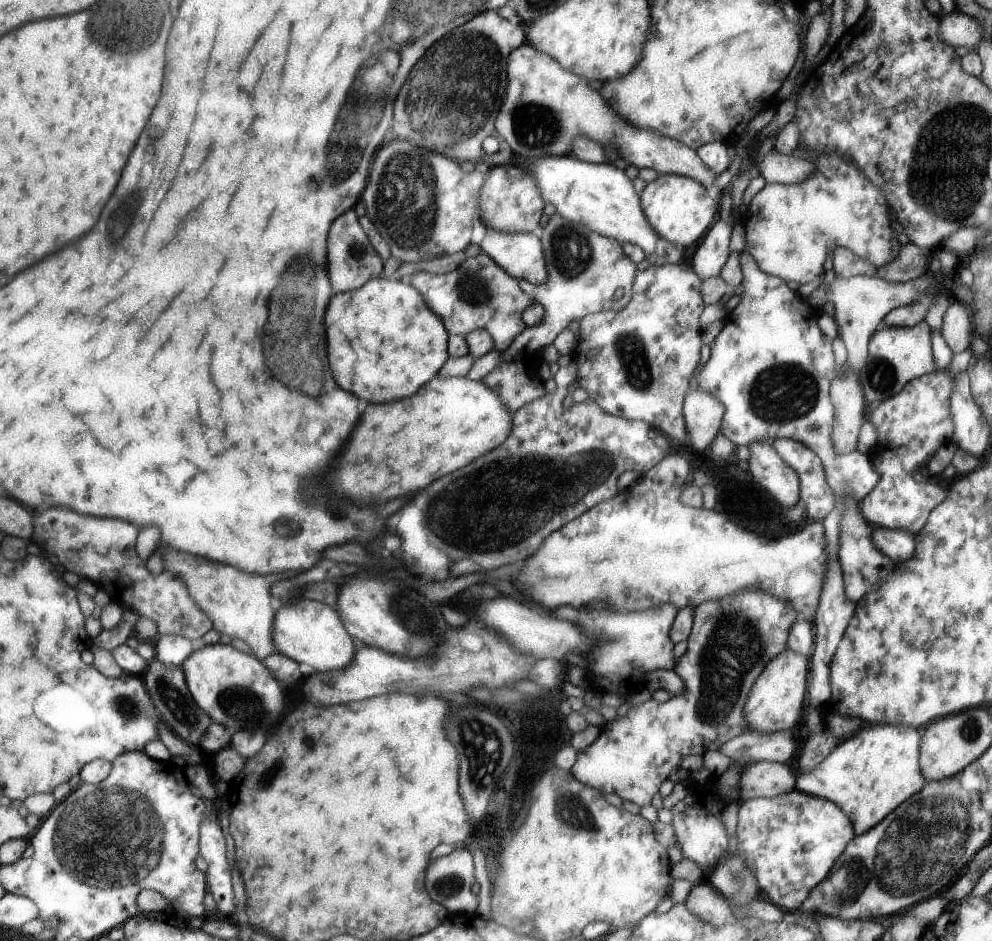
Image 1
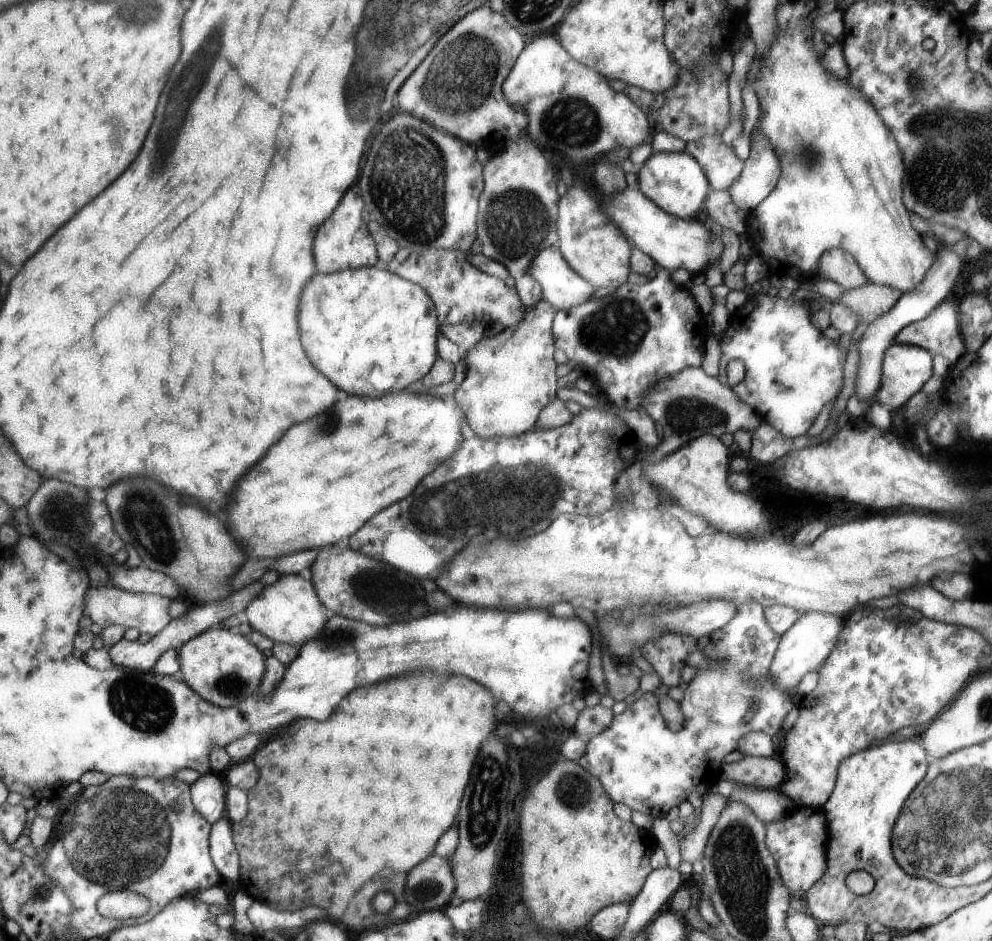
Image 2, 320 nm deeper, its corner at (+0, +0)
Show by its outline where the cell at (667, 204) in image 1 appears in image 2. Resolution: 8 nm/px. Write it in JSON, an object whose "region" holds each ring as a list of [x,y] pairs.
{"region":[[[652,152],[650,156],[637,168],[635,186],[648,198],[652,199],[661,210],[670,215],[691,219],[691,216],[699,210],[703,198],[707,192],[707,176],[703,176],[700,163],[681,152]]]}

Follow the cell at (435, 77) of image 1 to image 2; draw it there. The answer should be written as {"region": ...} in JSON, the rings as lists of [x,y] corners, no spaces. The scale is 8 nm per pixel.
{"region":[[[487,4],[469,11],[437,39],[417,68],[401,83],[395,94],[397,111],[425,118],[463,142],[481,140],[485,147],[502,146],[507,139],[526,134],[528,122],[524,110],[510,103],[503,91],[503,82],[525,46],[521,35]]]}

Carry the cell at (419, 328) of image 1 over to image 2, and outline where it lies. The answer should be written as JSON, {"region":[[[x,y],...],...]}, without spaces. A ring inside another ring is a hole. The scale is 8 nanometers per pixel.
{"region":[[[368,266],[334,273],[315,273],[308,284],[305,286],[305,298],[301,298],[301,332],[305,350],[309,358],[313,358],[313,364],[346,393],[381,398],[389,392],[402,390],[432,368],[439,356],[436,353],[436,338],[440,324],[434,302],[417,283],[389,270]],[[381,372],[389,378],[385,380],[375,376]],[[383,382],[385,386],[379,386]]]}

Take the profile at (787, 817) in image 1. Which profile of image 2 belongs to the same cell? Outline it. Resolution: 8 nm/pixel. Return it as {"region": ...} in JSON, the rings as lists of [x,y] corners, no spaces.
{"region":[[[796,806],[795,810],[789,810],[791,814],[774,823],[766,823],[767,846],[776,859],[777,870],[783,878],[785,886],[793,896],[803,898],[805,892],[815,884],[823,874],[827,864],[827,822],[823,811],[815,808],[809,812],[809,807]]]}

